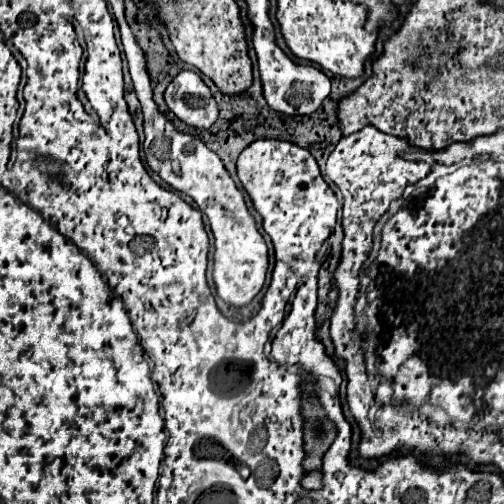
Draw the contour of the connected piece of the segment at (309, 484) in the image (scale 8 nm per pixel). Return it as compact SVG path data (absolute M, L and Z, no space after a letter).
M318 470L308 472L302 478L302 488L306 488L306 490L320 490L322 488L322 474Z

